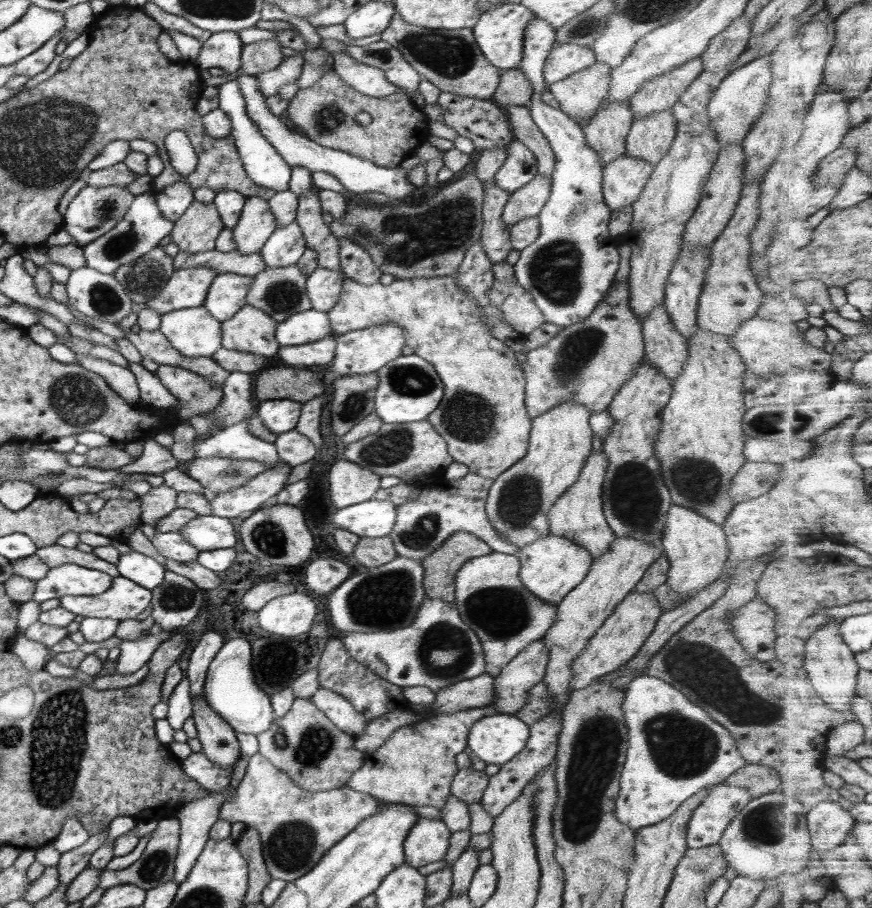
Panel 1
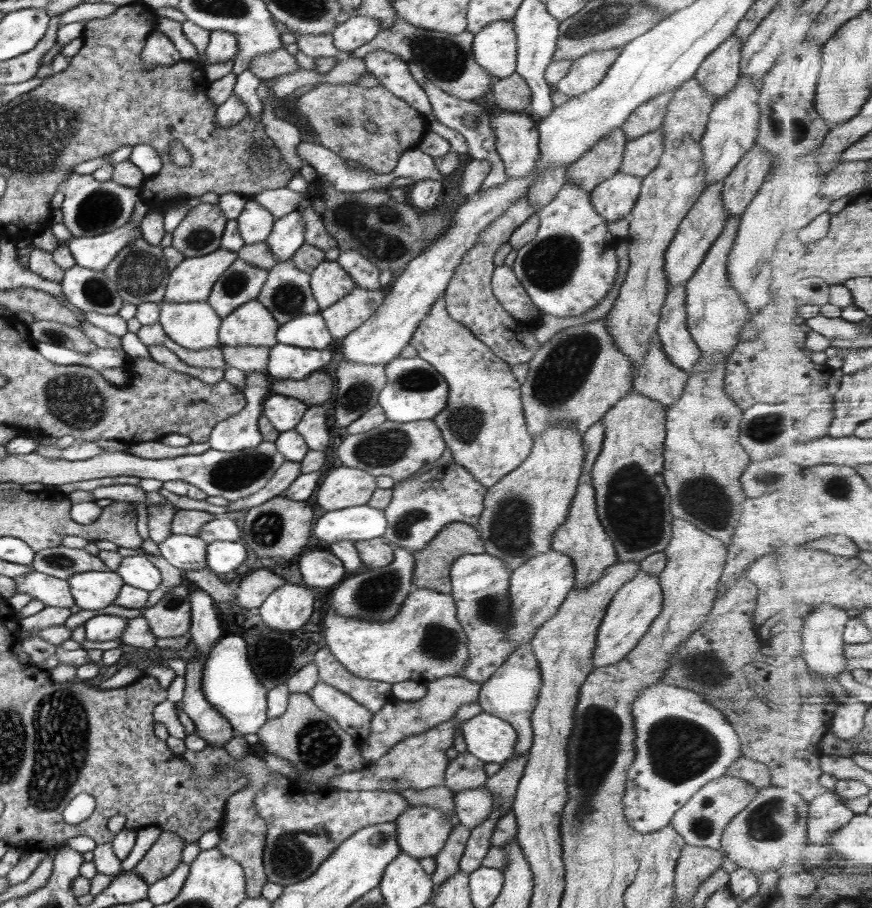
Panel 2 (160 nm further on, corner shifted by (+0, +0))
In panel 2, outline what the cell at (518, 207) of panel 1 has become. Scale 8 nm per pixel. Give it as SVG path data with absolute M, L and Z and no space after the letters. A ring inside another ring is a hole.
M528 194L520 197L518 201L508 208L485 228L479 236L478 242L464 255L460 264L455 268L454 274L443 294L446 301L446 310L456 322L470 329L490 350L511 367L517 364L526 364L538 352L541 344L533 334L522 333L518 323L509 312L497 301L493 295L491 278L496 268L493 256L497 248L509 241L511 234L534 213L538 212L529 203Z

